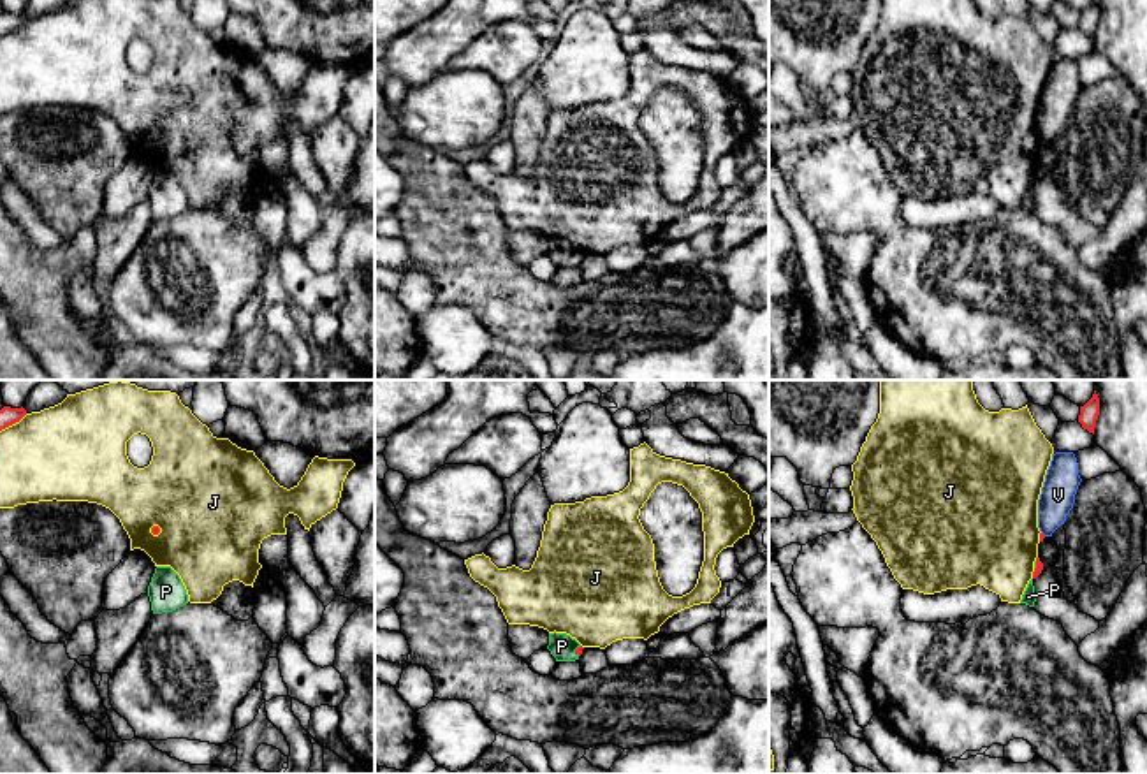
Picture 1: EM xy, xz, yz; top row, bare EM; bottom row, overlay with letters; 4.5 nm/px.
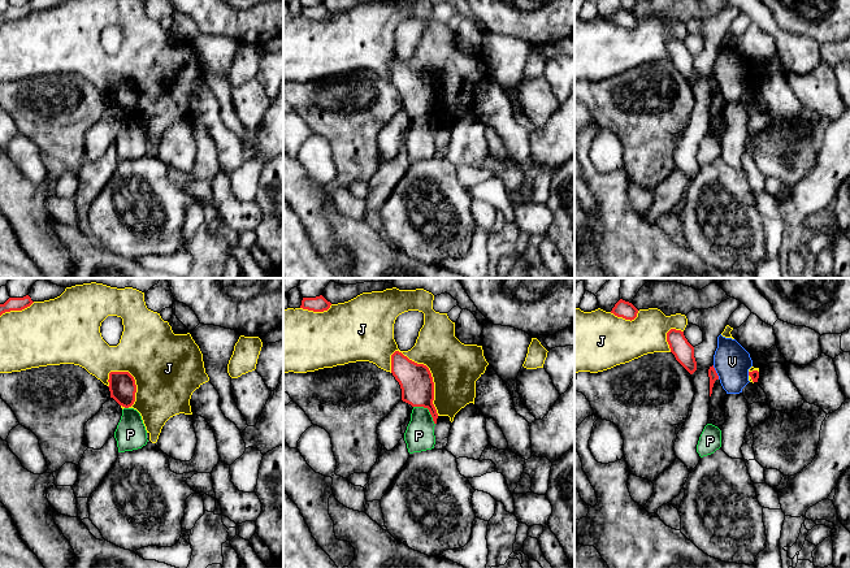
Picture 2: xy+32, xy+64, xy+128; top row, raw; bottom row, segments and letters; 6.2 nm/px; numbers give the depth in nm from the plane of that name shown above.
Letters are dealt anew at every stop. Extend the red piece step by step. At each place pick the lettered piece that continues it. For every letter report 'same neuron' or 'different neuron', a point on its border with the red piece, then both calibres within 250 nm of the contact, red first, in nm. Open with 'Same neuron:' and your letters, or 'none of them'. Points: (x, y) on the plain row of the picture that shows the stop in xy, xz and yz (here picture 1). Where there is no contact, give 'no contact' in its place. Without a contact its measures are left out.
Same neuron: P
J: different neuron; contact xy (13, 29); calibres 80 and 420 nm
P: same neuron; contact xz (576, 255); calibres 30 and 120 nm
V: different neuron; no contact

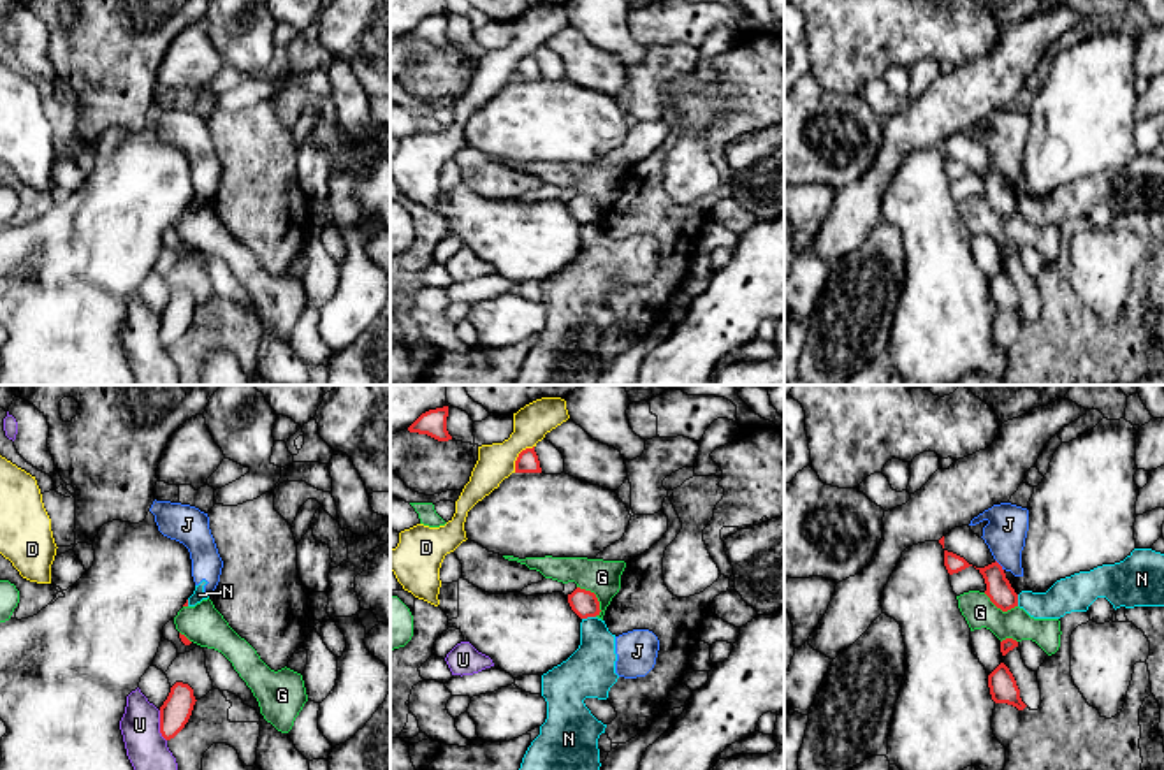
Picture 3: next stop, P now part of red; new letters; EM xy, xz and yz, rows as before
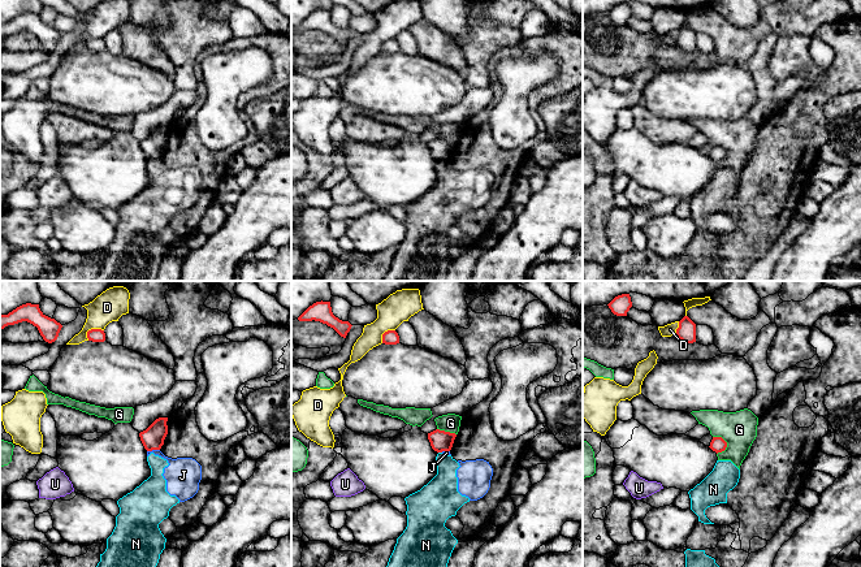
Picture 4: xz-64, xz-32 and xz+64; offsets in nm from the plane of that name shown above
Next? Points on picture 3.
Same neuron: none of them
D: different neuron; contact xz (519, 62); calibres 100 and 170 nm
G: different neuron; contact xz (595, 203); calibres 120 and 160 nm
J: different neuron; contact yz (999, 171); calibres 120 and 190 nm
N: different neuron; contact xz (588, 222); calibres 120 and 220 nm
U: different neuron; contact xy (160, 333); calibres 140 and 190 nm

